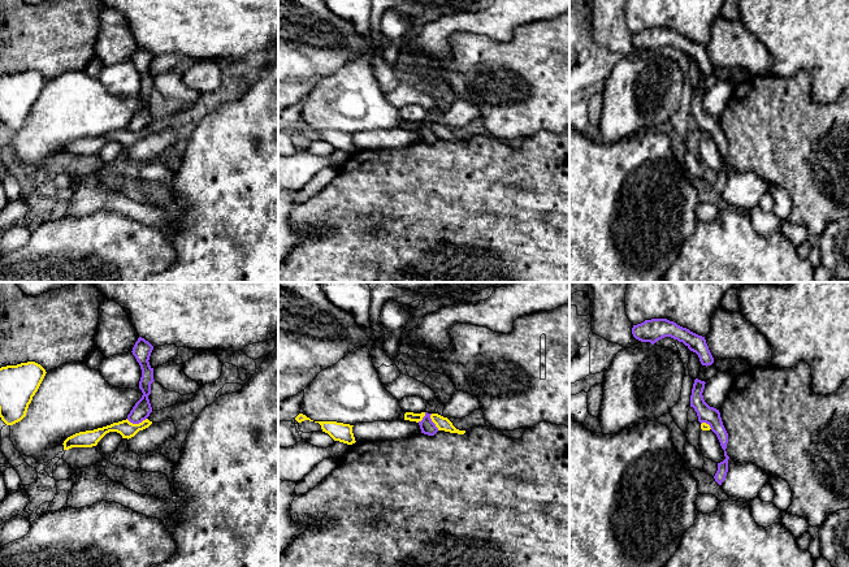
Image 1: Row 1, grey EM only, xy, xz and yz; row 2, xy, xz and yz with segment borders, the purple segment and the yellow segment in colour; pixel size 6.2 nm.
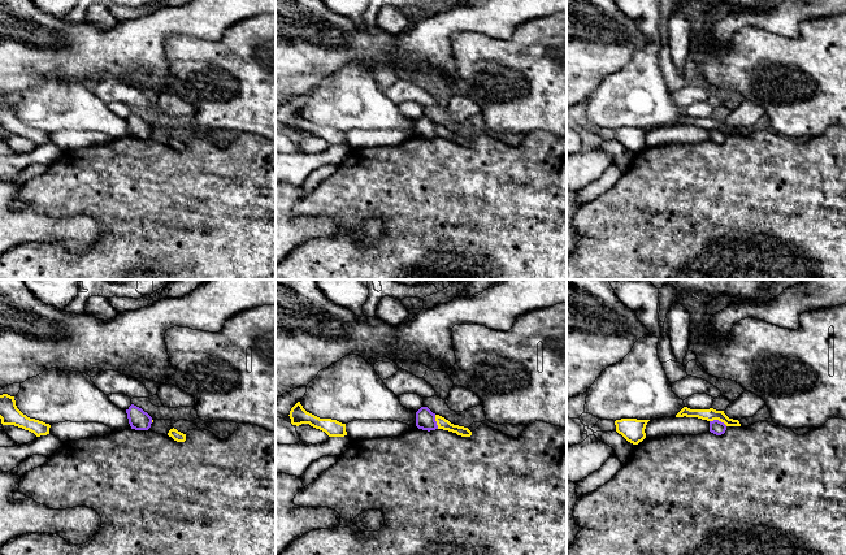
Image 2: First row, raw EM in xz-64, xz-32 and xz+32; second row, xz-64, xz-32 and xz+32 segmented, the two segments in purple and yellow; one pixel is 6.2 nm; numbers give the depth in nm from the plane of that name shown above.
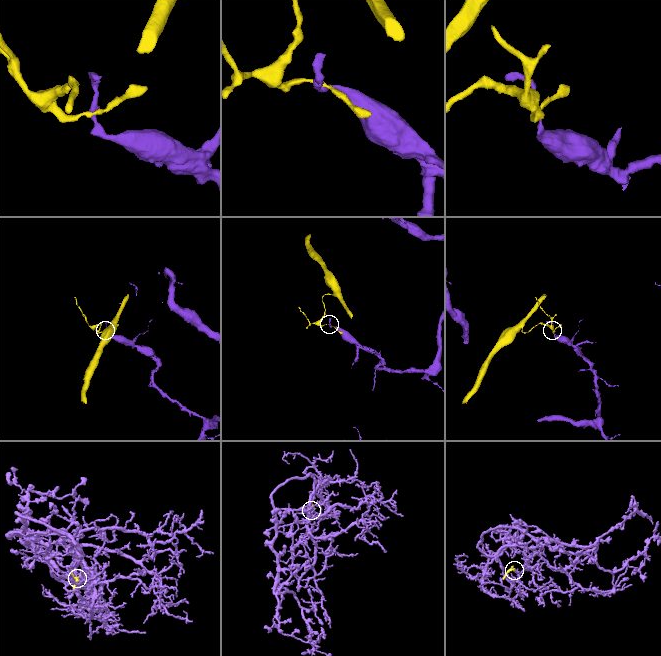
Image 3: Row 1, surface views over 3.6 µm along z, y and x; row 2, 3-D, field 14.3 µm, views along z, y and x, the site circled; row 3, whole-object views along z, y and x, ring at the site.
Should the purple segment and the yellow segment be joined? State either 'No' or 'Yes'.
No

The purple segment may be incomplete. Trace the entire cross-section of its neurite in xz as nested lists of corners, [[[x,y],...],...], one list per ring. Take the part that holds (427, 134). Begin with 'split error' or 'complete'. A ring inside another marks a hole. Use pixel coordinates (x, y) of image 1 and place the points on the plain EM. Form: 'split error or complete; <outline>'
complete; [[[425,121],[425,125],[423,126],[421,130],[419,130],[421,142],[428,143],[428,144],[434,144],[438,140],[438,137],[430,127],[432,122]]]

